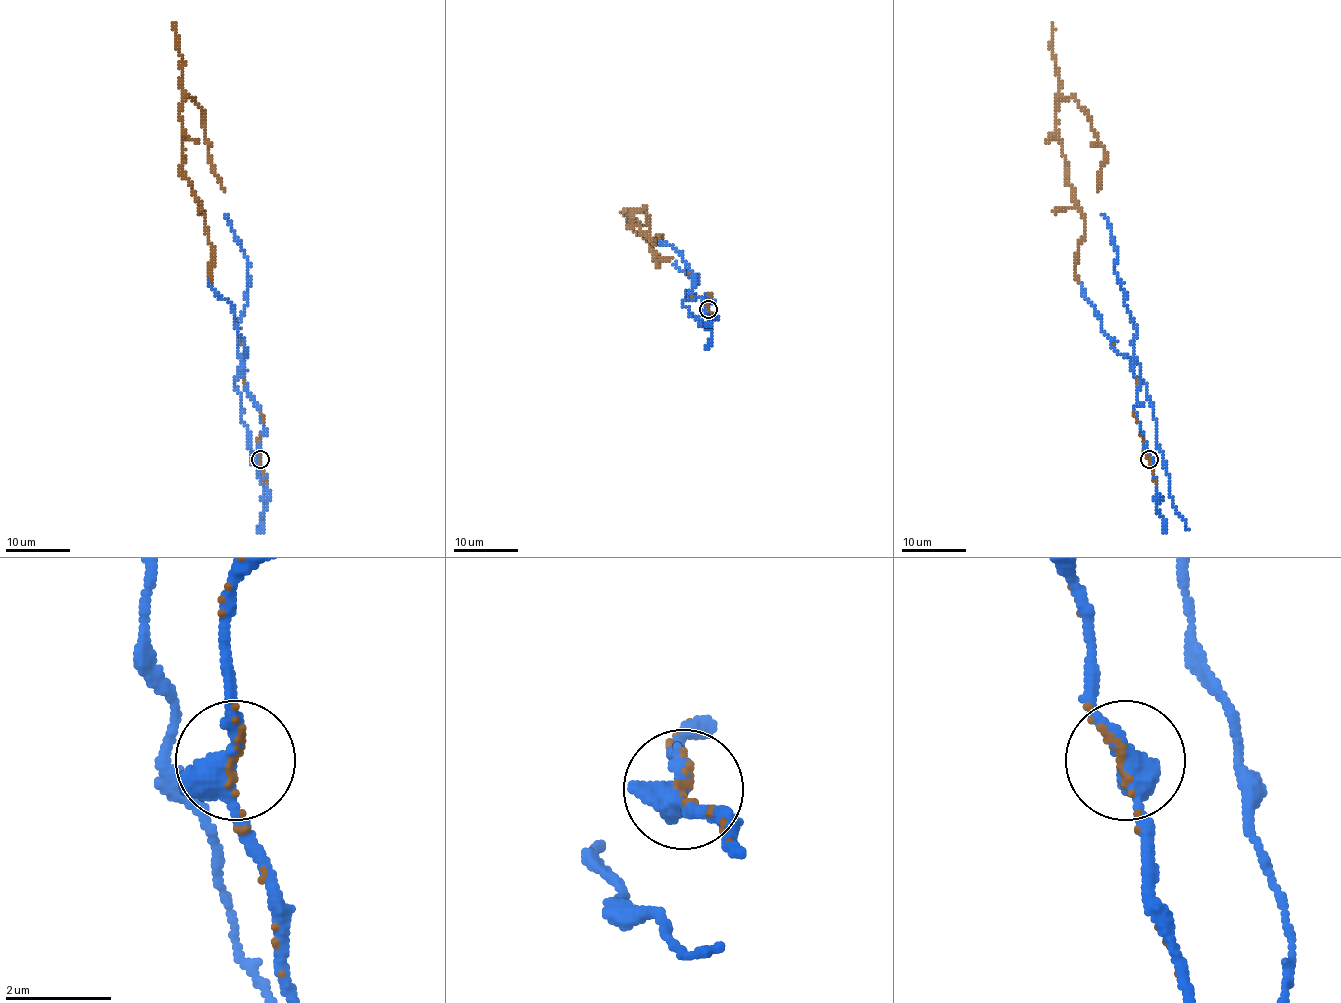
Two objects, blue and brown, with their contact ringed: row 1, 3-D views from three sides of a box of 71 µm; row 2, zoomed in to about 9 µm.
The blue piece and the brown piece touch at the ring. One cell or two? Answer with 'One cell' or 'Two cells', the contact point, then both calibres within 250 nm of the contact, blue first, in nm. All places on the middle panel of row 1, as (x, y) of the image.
One cell. Place: (708, 309). Thickness 440 nm (blue) against 100 nm

